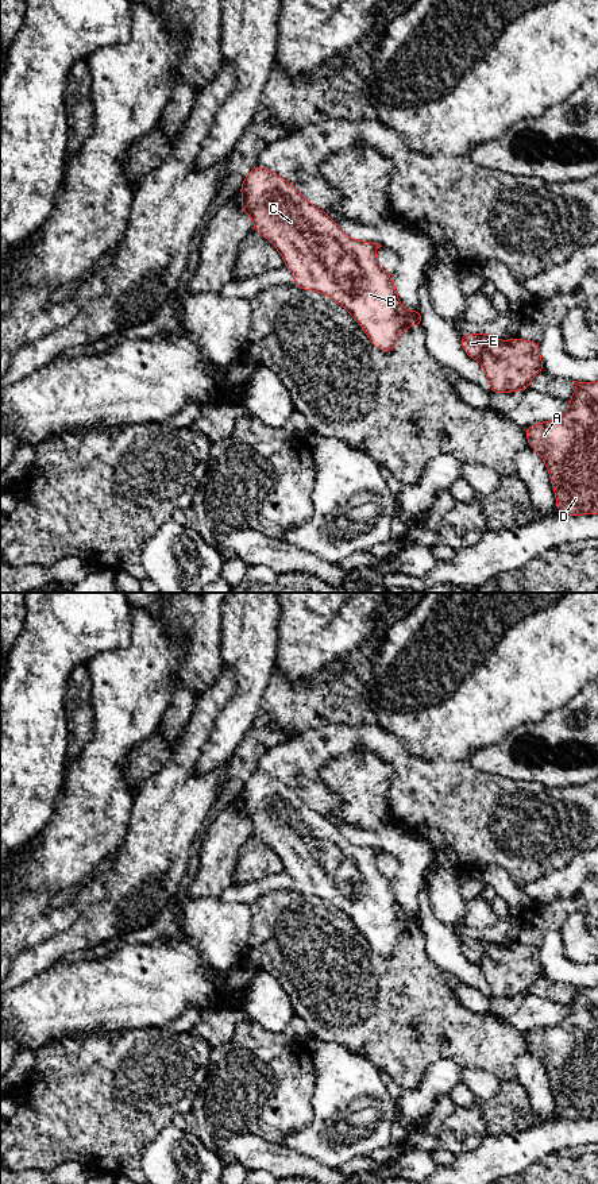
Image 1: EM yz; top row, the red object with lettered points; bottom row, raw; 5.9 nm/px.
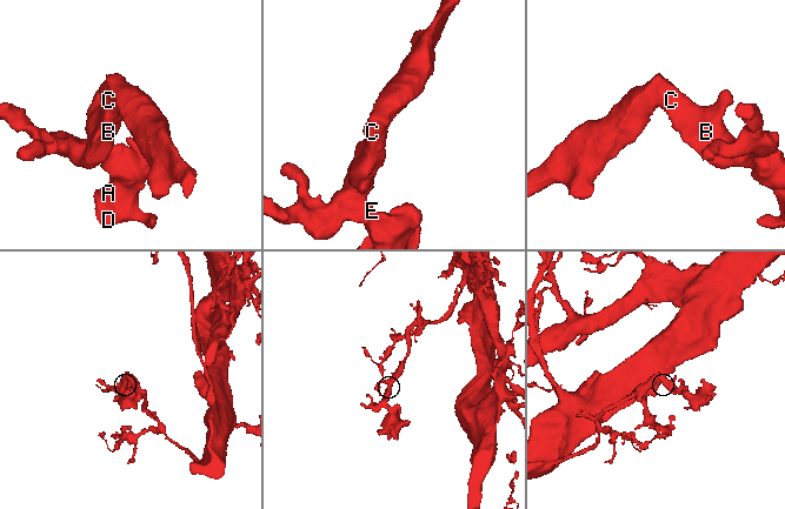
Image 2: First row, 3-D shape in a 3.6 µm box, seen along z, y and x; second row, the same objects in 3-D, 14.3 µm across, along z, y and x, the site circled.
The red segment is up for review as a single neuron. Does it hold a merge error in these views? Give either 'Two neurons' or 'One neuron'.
Two neurons

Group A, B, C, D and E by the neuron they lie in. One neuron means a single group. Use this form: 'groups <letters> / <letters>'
groups A D / B C E

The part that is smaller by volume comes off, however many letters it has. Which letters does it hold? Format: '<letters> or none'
A, D

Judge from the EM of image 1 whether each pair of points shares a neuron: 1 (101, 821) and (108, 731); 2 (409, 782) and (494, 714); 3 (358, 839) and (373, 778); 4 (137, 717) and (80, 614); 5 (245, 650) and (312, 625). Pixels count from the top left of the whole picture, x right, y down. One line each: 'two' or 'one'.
1: one
2: two
3: two
4: two
5: two

